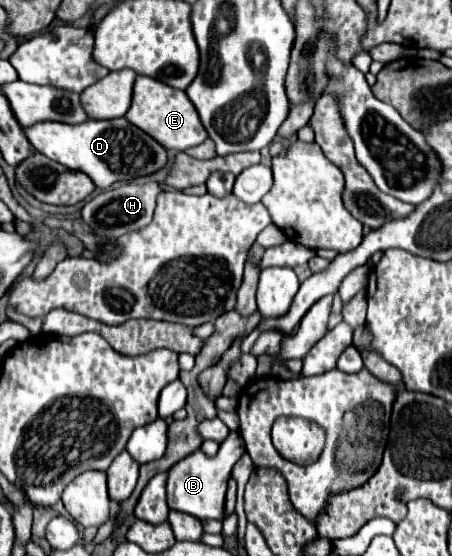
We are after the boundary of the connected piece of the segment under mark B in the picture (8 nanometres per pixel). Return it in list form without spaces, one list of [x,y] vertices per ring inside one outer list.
[[[231,431],[229,437],[221,443],[219,453],[215,457],[205,457],[205,453],[195,451],[175,463],[169,471],[167,479],[167,503],[171,509],[189,513],[201,521],[205,519],[225,519],[225,493],[227,493],[227,481],[231,477],[231,469],[237,463],[237,459],[245,453],[243,439],[237,431]]]

